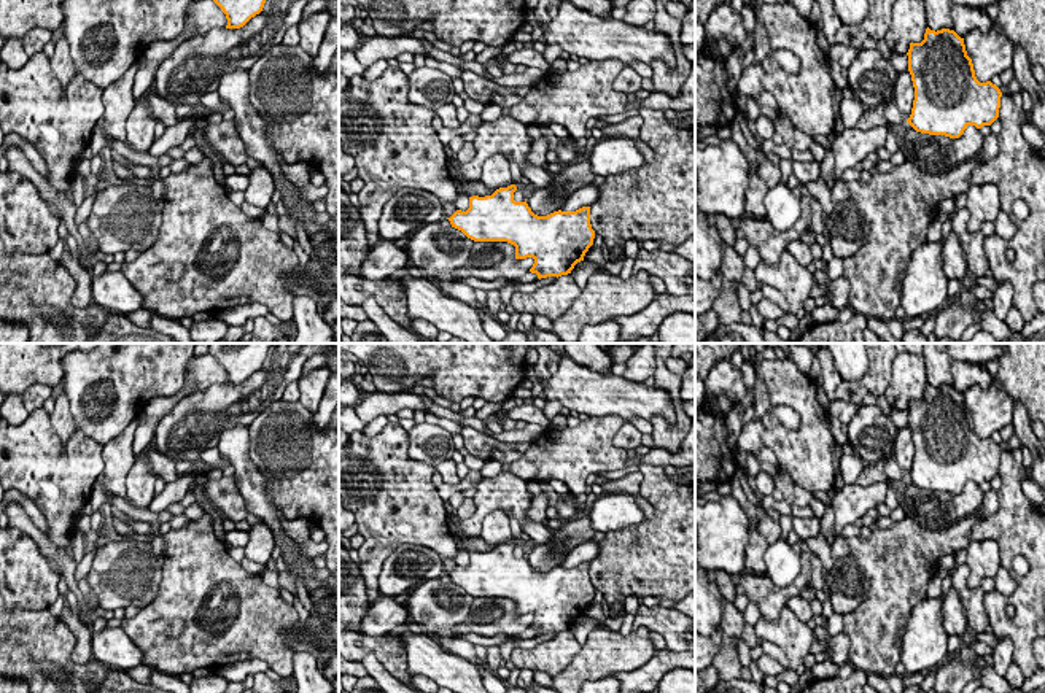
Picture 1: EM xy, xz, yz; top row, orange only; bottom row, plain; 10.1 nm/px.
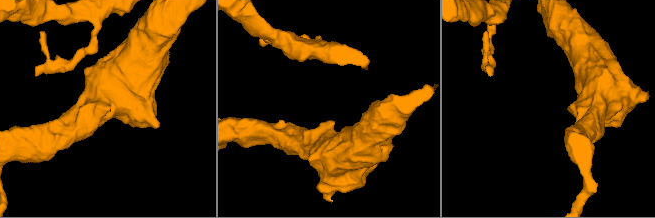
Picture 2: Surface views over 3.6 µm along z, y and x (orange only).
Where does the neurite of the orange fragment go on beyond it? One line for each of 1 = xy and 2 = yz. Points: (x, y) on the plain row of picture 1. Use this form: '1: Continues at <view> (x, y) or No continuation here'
1: No continuation here
2: No continuation here

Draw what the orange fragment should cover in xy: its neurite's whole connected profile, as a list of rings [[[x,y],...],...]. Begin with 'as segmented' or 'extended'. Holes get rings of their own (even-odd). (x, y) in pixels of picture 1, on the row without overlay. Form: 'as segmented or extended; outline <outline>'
as segmented; outline [[[208,343],[208,353],[223,366],[226,385],[240,385],[264,364],[272,343]]]

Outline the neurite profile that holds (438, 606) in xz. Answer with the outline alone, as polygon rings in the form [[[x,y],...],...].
[[[431,579],[412,588],[404,606],[410,620],[426,626],[428,631],[437,631],[463,623],[471,612],[472,601],[474,596],[461,587]]]

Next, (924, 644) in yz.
[[[926,598],[911,609],[902,637],[900,661],[907,674],[937,668],[948,653],[948,634],[943,628],[943,599]]]

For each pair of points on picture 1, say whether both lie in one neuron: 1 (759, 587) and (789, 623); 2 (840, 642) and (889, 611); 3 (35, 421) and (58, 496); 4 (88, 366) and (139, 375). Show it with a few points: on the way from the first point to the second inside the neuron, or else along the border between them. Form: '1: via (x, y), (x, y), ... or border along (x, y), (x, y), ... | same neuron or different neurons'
1: border along (786, 604), (775, 619), (761, 617) | different neurons
2: border along (843, 631), (850, 639), (850, 662) | different neurons
3: via (35, 441), (35, 456), (56, 477) | same neuron
4: via (101, 375), (126, 375) | same neuron

